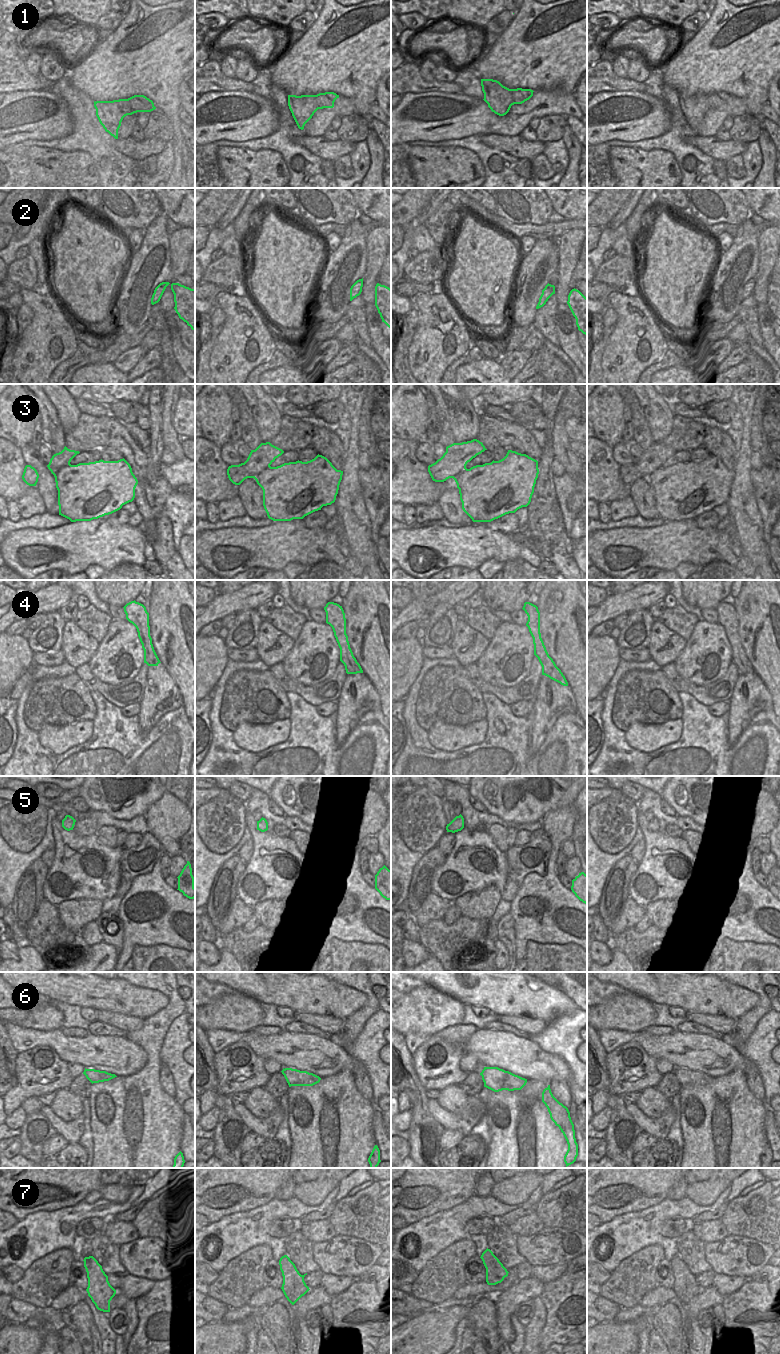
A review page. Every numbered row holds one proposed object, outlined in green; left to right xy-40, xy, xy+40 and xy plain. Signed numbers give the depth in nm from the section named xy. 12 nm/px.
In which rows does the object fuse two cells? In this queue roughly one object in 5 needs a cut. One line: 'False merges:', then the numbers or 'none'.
False merges: 1

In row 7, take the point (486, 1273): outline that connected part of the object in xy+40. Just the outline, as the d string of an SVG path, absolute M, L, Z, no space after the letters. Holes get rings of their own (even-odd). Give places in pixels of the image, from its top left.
M487 1248L480 1258L486 1268L486 1282L488 1285L501 1283L508 1276L509 1272L490 1249Z

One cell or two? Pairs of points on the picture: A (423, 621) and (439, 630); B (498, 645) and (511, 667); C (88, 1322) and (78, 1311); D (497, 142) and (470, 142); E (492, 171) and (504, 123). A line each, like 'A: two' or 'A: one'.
A: two
B: one
C: one
D: two
E: two

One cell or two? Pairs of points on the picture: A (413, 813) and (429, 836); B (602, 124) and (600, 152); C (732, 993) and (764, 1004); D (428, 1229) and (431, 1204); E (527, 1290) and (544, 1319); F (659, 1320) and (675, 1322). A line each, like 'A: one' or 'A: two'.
A: one
B: two
C: two
D: two
E: two
F: one

